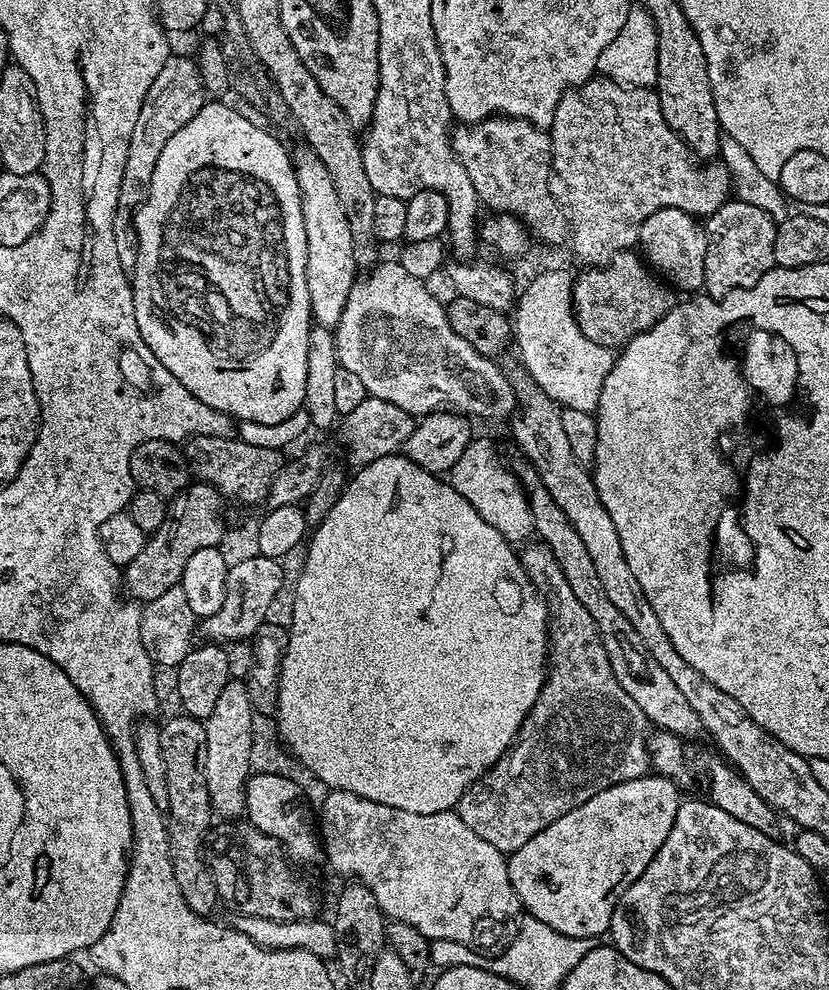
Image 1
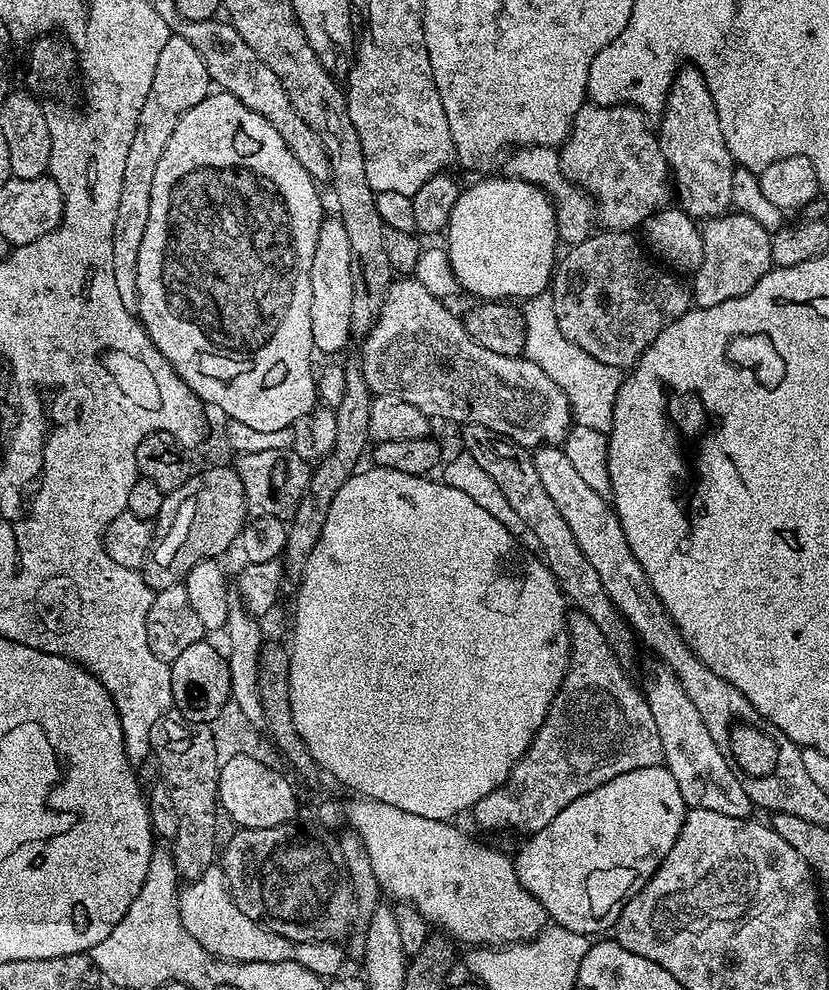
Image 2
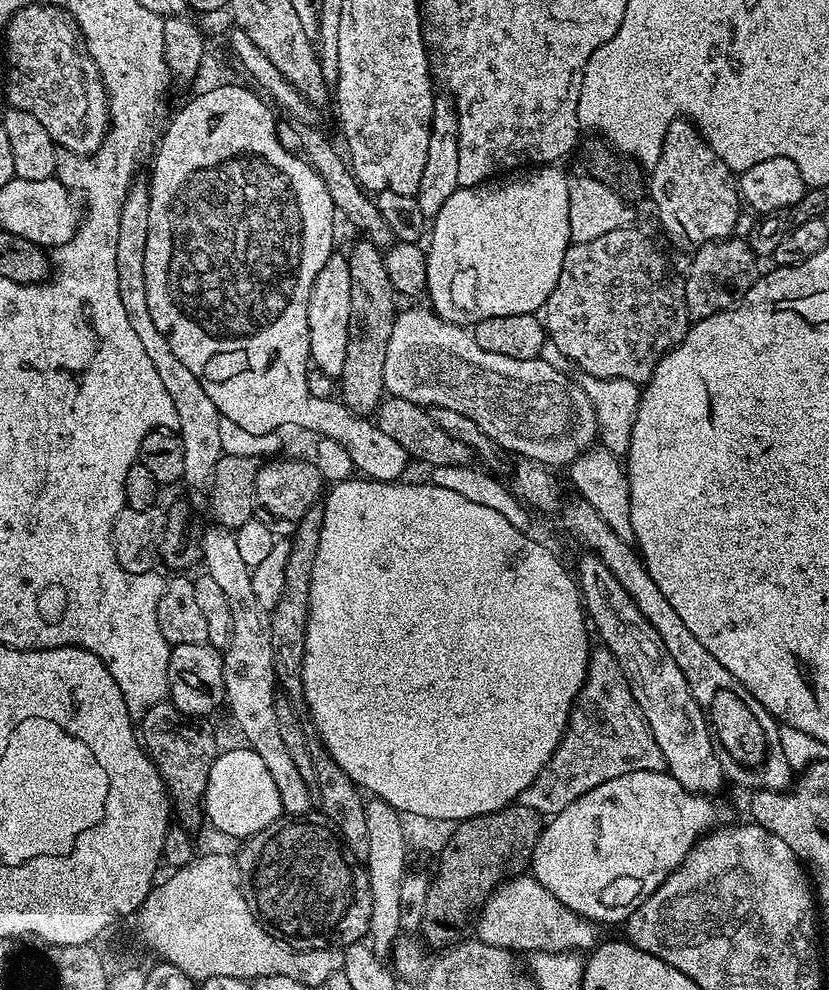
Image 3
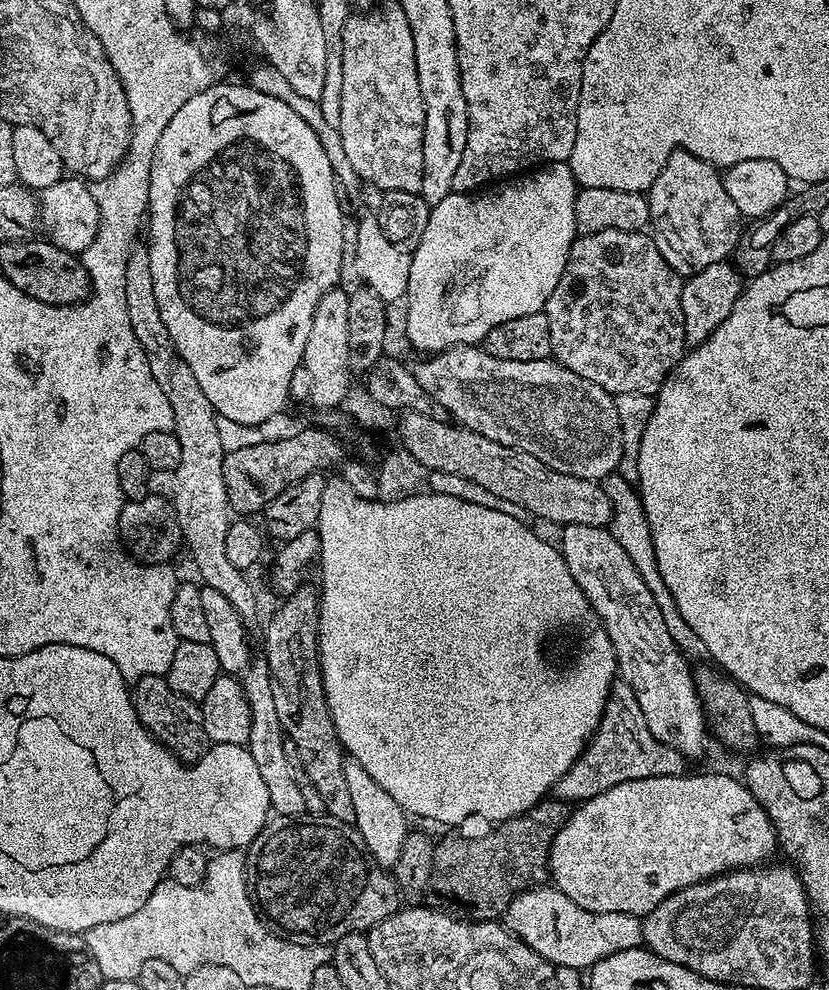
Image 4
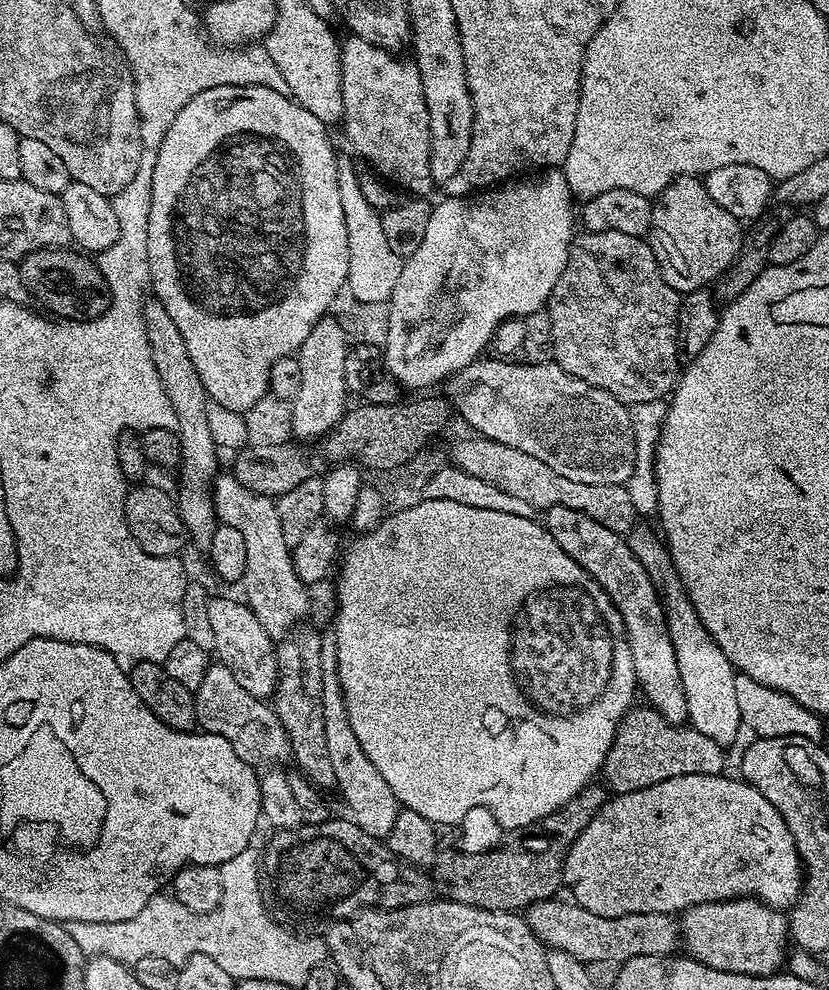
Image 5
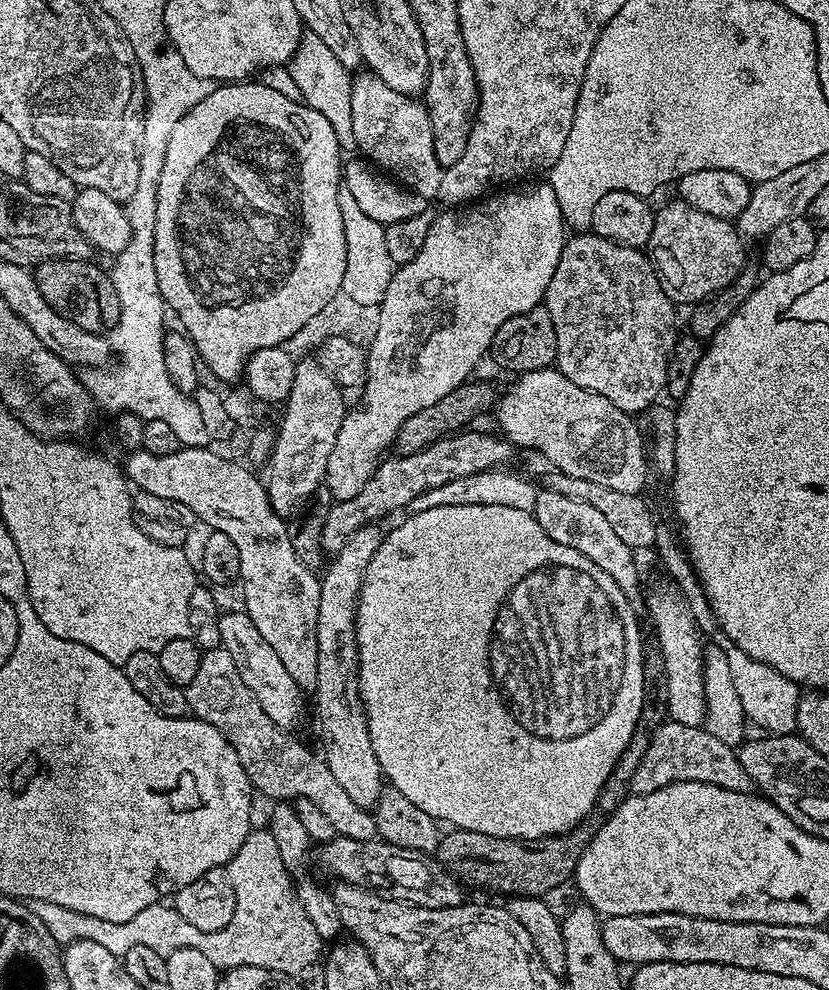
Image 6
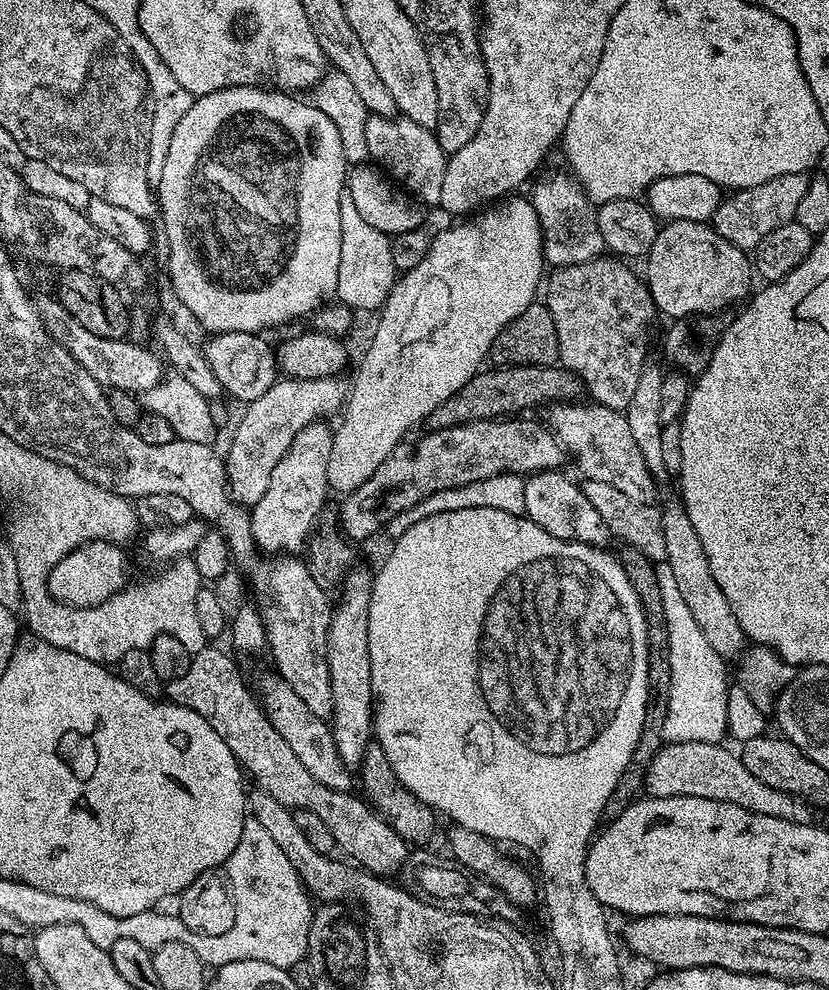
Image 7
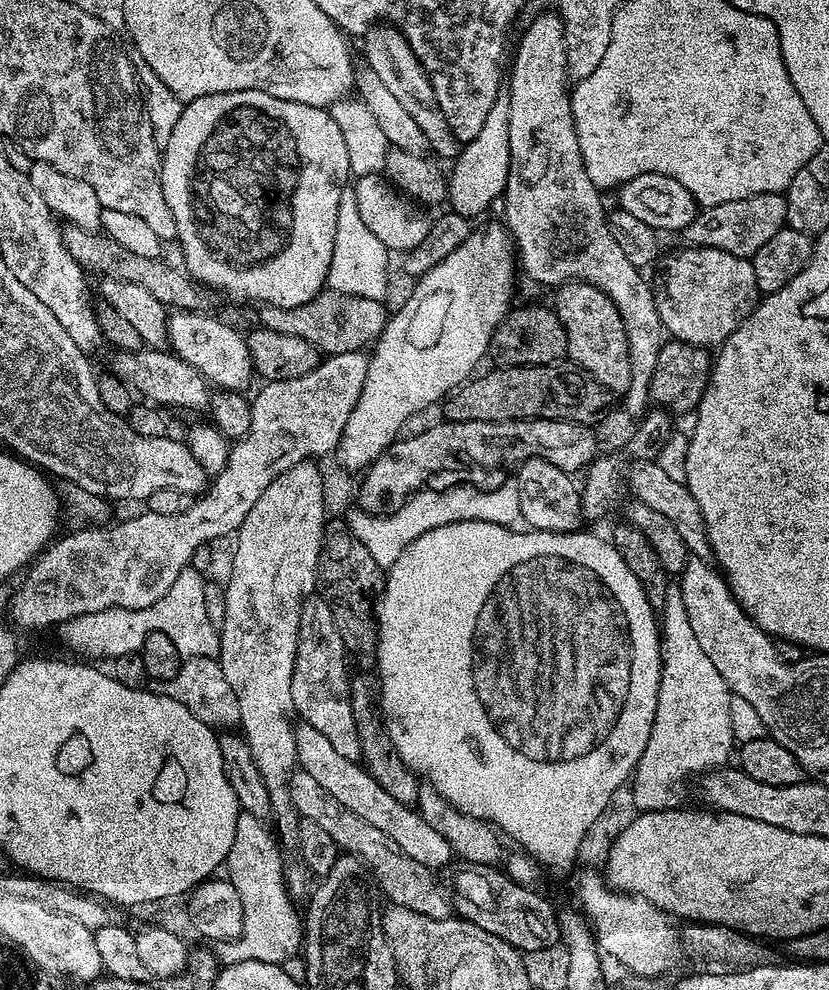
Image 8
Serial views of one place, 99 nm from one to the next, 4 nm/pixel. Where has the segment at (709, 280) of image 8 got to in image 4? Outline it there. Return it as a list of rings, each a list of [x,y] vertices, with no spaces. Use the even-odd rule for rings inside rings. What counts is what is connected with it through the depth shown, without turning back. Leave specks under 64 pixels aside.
[[[678,148],[670,154],[670,158],[666,158],[662,174],[654,178],[646,195],[650,206],[650,235],[656,241],[662,258],[666,258],[666,262],[681,278],[693,276],[695,272],[711,264],[723,264],[733,255],[742,233],[742,217],[738,206],[730,202],[723,175],[715,164],[708,164],[684,148]]]

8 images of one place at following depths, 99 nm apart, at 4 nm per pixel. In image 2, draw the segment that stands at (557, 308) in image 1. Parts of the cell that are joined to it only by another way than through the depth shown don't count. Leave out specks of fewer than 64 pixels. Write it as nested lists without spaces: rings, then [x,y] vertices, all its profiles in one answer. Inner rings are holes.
[[[545,290],[540,295],[531,297],[523,305],[522,311],[526,322],[524,356],[542,366],[550,382],[556,382],[562,394],[566,394],[575,423],[590,424],[594,430],[605,434],[611,432],[614,406],[622,383],[621,369],[606,366],[606,362],[598,362],[598,358],[590,358],[586,350],[578,350],[578,346],[574,346],[574,342],[570,342],[566,334],[558,330],[551,291]]]

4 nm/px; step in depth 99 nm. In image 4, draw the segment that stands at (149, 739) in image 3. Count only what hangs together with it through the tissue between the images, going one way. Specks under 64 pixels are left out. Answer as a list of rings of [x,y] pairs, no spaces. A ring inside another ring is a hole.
[[[143,676],[135,681],[131,689],[134,710],[146,726],[149,734],[155,738],[163,748],[169,748],[179,760],[195,762],[202,758],[202,754],[208,751],[210,741],[206,734],[206,726],[202,722],[202,714],[197,701],[178,694],[168,685],[167,679],[162,676]]]

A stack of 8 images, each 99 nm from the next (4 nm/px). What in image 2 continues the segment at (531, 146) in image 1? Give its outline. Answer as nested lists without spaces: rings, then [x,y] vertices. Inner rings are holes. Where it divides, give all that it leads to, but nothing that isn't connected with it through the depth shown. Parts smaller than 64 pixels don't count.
[[[546,146],[517,148],[507,157],[507,160],[507,175],[511,179],[530,182],[541,188],[552,199],[552,204],[556,207],[556,235],[563,243],[565,240],[565,245],[581,244],[583,240],[587,240],[589,236],[593,235],[598,224],[596,202],[575,182],[566,178],[560,165],[560,153],[557,149]]]

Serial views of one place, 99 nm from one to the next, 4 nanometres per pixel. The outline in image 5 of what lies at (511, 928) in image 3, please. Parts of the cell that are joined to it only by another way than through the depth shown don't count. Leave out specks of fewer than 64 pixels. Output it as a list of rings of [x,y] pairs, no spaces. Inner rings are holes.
[[[560,899],[543,900],[526,909],[530,930],[541,944],[548,948],[566,950],[566,954],[574,954],[574,958],[589,966],[604,963],[619,966],[634,957],[671,955],[679,945],[679,925],[667,913],[647,912],[605,918],[590,914],[590,910],[578,903]]]

